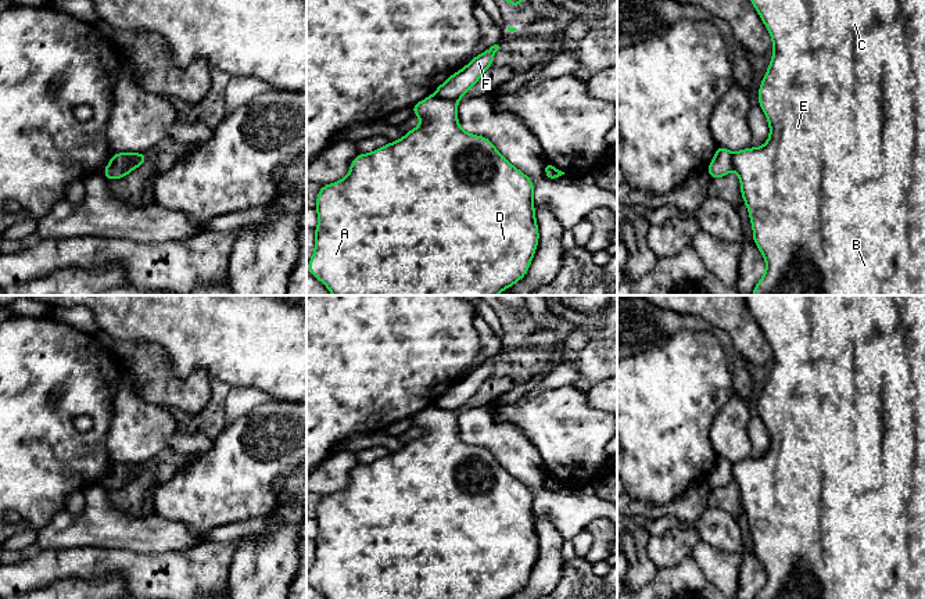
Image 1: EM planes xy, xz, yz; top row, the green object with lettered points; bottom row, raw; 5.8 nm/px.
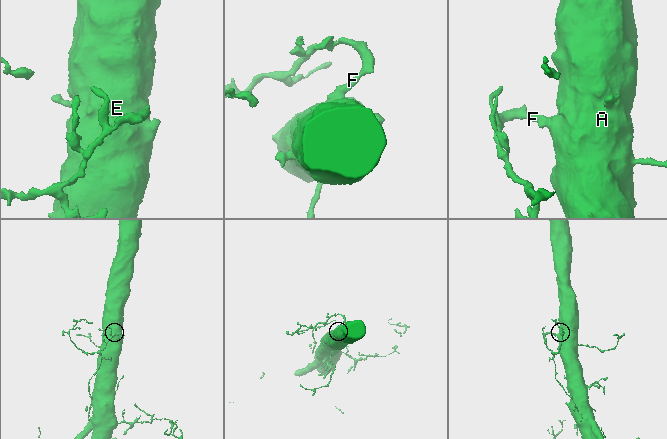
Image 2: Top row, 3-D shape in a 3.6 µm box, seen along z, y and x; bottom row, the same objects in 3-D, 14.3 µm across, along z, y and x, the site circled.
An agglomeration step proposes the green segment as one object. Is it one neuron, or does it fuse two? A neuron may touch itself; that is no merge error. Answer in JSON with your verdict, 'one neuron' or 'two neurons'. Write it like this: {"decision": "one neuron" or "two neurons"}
{"decision": "two neurons"}

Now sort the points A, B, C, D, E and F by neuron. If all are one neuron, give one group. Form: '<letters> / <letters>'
A B C D E / F

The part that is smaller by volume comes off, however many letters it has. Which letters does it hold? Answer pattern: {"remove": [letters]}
{"remove": ["F"]}

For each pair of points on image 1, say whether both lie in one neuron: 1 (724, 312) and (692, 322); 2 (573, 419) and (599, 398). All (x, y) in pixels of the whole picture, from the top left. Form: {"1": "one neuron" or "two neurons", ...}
{"1": "two neurons", "2": "two neurons"}

